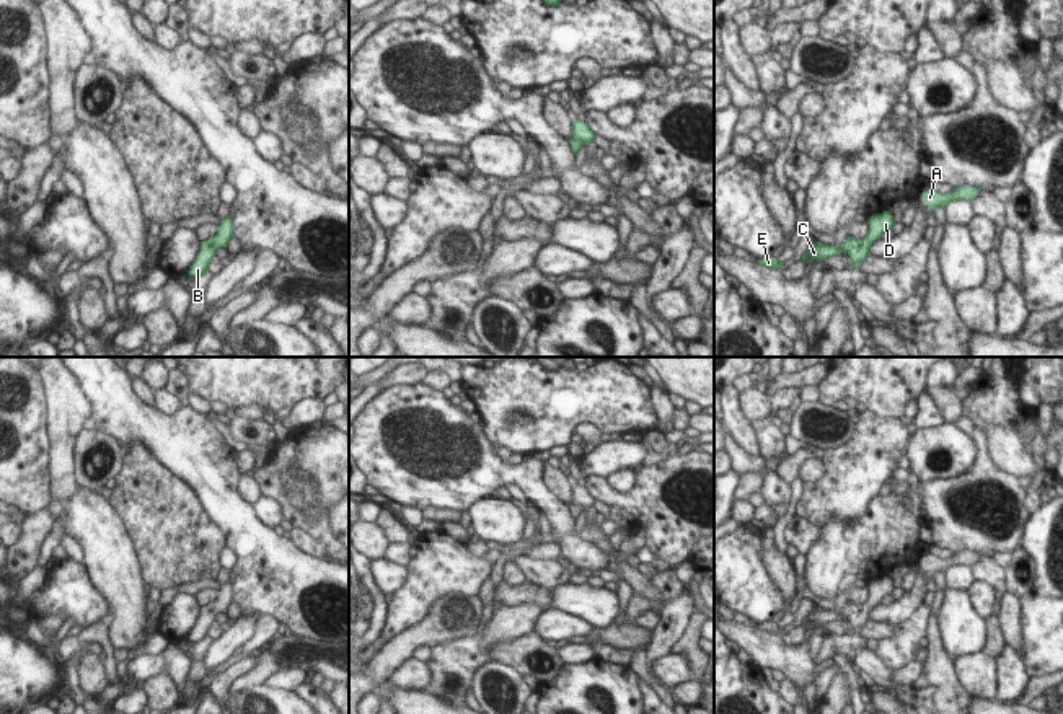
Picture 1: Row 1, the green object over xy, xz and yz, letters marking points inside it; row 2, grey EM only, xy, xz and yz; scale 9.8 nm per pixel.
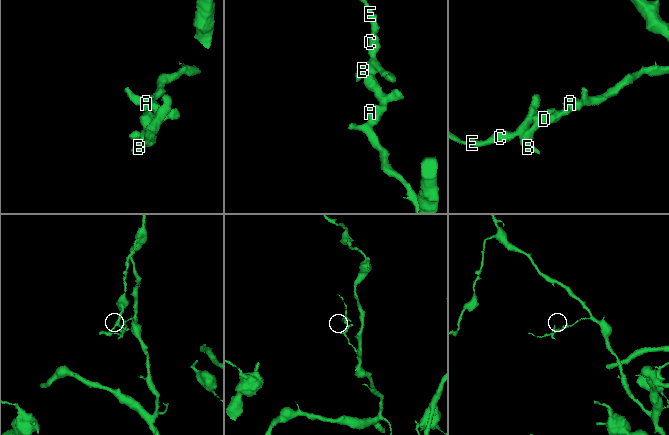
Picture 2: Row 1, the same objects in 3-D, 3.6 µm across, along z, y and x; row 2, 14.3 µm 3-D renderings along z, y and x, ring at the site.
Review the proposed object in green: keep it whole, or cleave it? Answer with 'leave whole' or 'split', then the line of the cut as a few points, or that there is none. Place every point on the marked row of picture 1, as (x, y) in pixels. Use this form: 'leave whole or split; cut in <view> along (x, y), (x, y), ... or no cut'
leave whole; no cut

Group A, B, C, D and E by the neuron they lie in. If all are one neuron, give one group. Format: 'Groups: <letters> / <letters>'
Groups: A B C D E

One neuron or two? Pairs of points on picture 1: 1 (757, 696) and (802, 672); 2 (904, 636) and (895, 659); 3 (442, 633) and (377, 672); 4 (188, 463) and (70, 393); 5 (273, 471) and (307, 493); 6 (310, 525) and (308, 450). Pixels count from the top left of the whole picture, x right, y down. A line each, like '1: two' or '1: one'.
1: two
2: one
3: one
4: two
5: one
6: one

